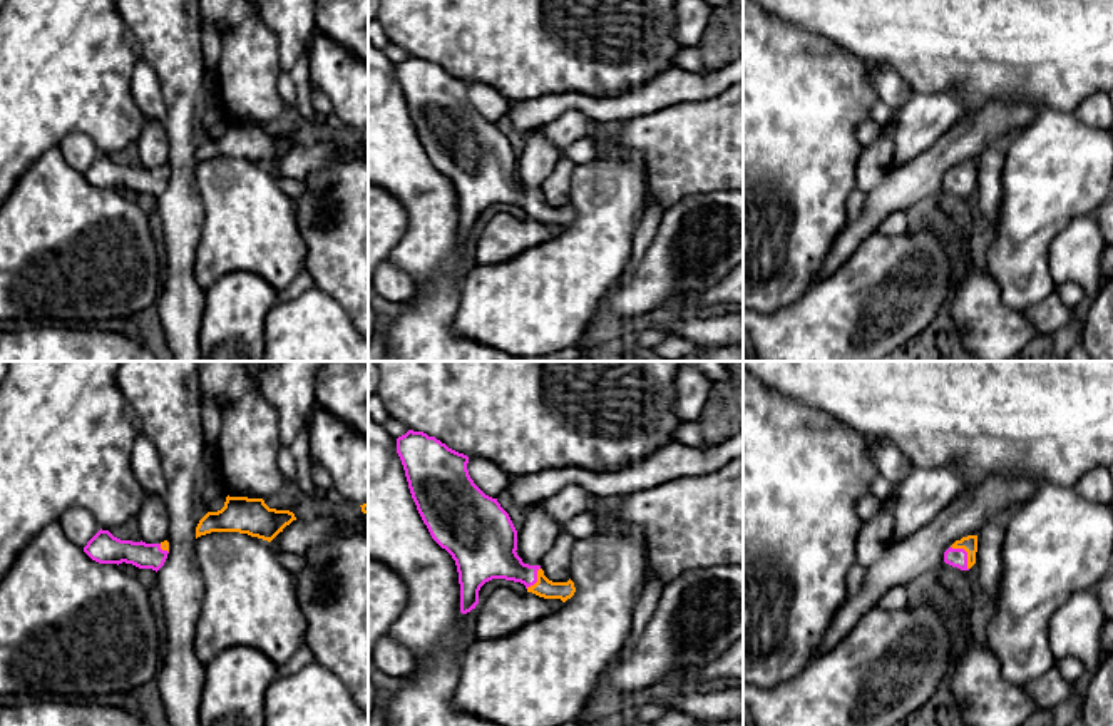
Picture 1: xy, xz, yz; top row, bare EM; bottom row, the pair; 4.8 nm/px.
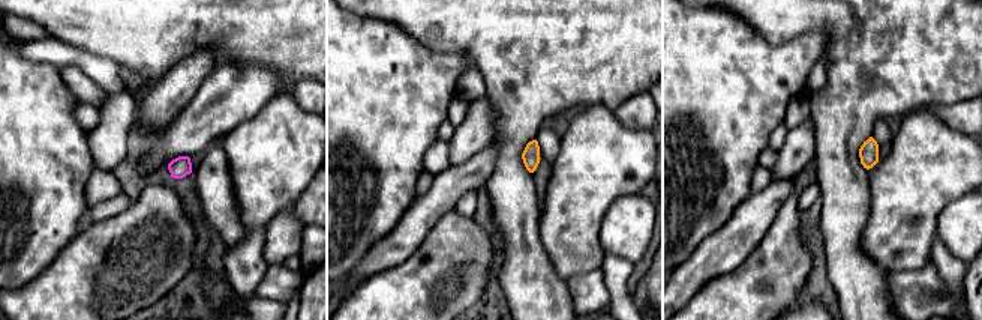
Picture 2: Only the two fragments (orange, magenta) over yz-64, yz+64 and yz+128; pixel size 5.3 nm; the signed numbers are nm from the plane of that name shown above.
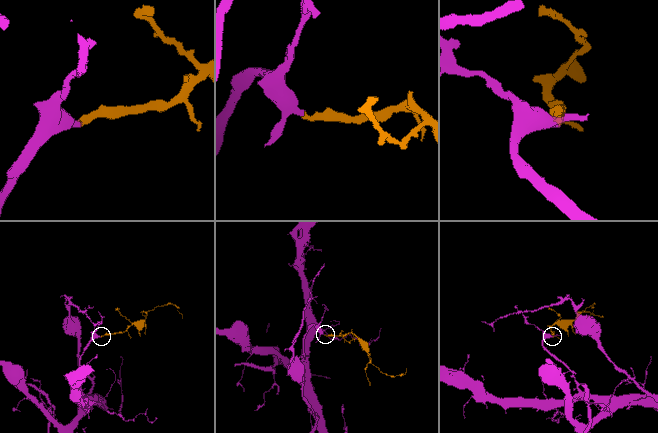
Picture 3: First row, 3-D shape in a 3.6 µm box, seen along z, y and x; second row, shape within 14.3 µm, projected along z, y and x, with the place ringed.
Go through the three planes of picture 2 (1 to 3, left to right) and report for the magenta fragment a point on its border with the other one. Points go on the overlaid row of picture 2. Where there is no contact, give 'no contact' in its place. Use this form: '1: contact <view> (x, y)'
1: no contact
2: no contact
3: no contact

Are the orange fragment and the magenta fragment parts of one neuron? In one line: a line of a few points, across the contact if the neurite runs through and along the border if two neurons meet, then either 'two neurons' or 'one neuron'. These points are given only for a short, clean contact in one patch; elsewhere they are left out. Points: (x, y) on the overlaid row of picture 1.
yz (969, 544), (968, 554), (958, 557) | one neuron

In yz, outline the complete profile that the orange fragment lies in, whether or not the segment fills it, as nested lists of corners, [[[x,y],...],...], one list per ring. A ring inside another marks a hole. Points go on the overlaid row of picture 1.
[[[977,535],[956,540],[946,552],[944,562],[961,570],[969,570],[976,564]]]

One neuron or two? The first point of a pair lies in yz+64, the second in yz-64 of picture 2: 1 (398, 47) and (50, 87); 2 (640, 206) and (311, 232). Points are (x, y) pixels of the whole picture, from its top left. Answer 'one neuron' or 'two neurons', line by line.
1: one neuron
2: two neurons

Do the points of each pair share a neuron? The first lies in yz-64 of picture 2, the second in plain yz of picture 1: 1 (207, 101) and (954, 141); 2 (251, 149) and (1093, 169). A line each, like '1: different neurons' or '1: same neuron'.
1: same neuron
2: same neuron

